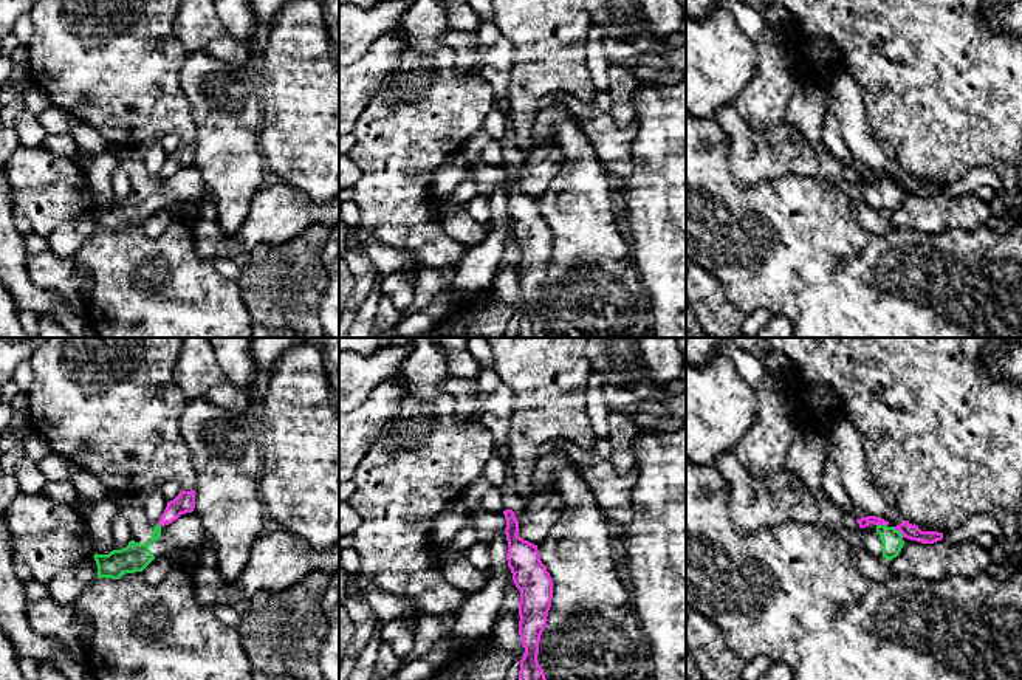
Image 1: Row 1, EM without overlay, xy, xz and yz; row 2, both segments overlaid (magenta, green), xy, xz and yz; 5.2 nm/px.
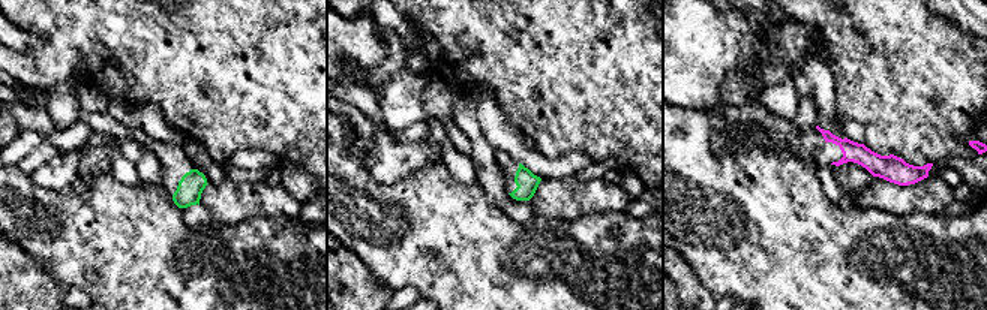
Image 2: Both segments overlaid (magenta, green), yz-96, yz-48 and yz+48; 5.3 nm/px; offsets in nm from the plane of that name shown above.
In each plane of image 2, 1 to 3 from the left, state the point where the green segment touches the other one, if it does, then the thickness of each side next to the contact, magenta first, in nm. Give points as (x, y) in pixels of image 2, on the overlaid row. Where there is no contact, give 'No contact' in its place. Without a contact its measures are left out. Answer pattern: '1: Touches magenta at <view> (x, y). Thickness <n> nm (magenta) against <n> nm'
1: No contact
2: No contact
3: No contact

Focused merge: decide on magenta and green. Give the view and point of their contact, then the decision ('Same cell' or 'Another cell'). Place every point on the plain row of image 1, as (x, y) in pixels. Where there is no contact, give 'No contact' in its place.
Touches magenta at yz (898, 183). Another cell

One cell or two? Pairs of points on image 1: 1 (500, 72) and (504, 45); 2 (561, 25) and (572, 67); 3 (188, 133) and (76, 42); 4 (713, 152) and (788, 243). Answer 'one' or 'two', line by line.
1: one
2: one
3: one
4: one

